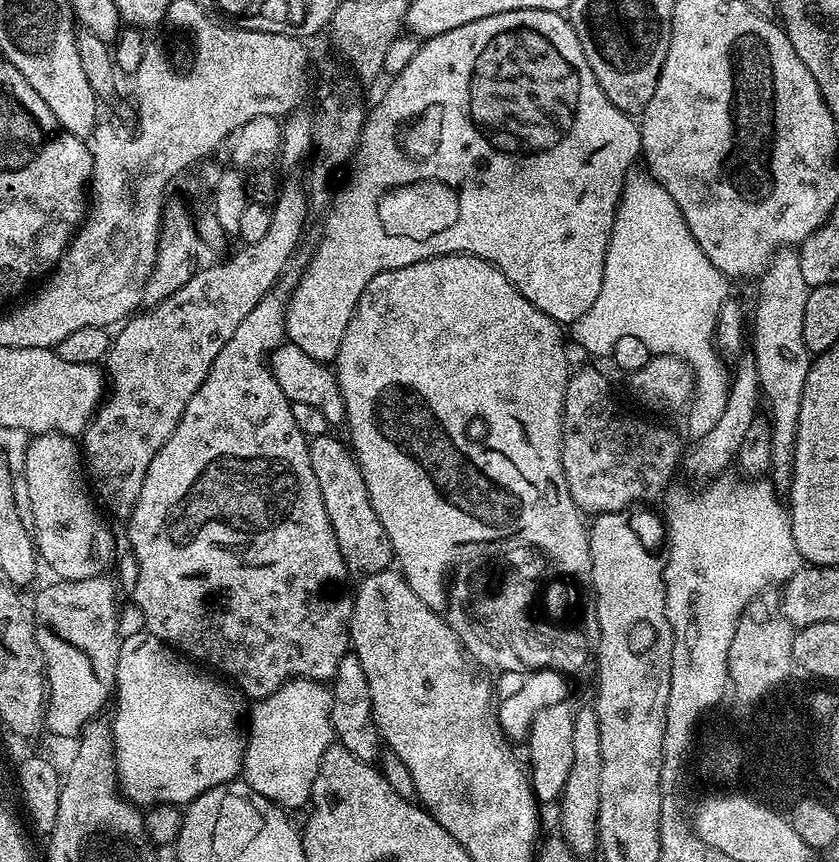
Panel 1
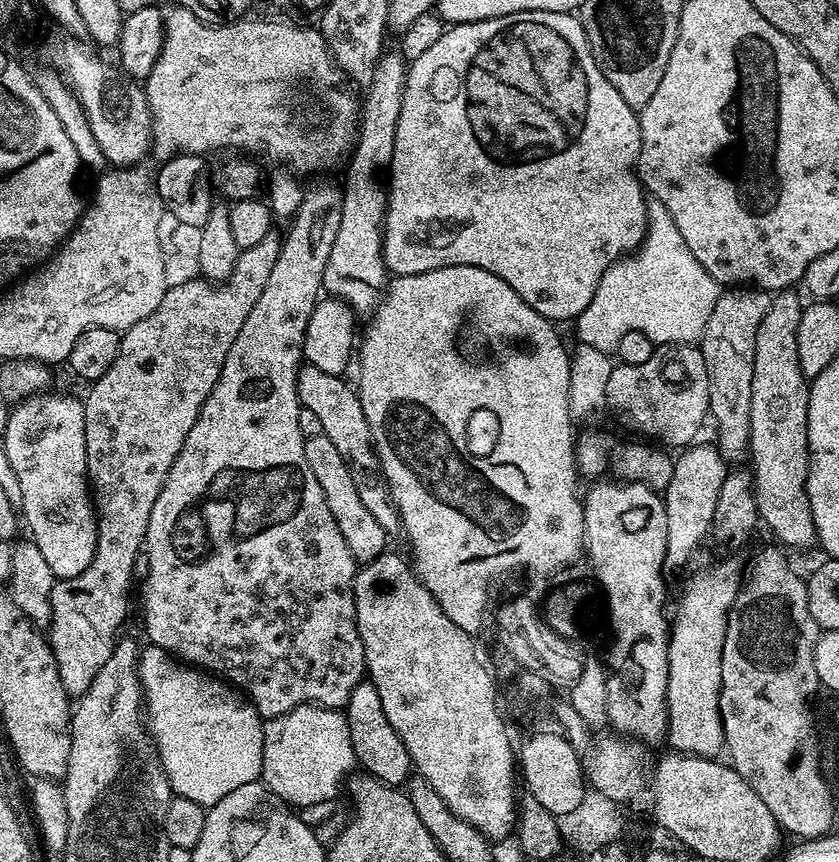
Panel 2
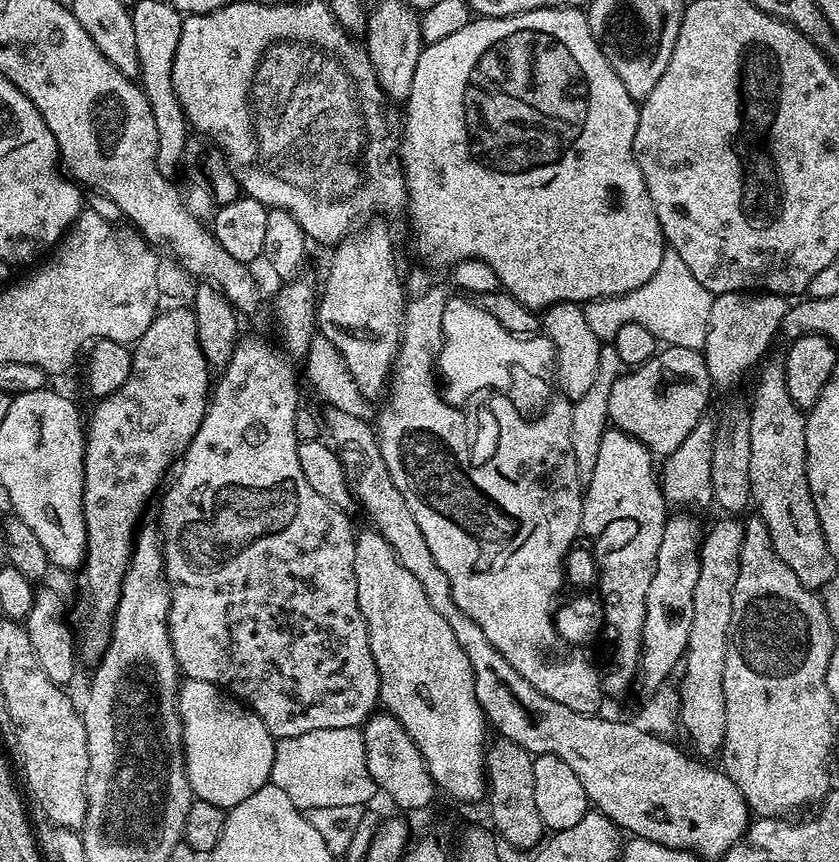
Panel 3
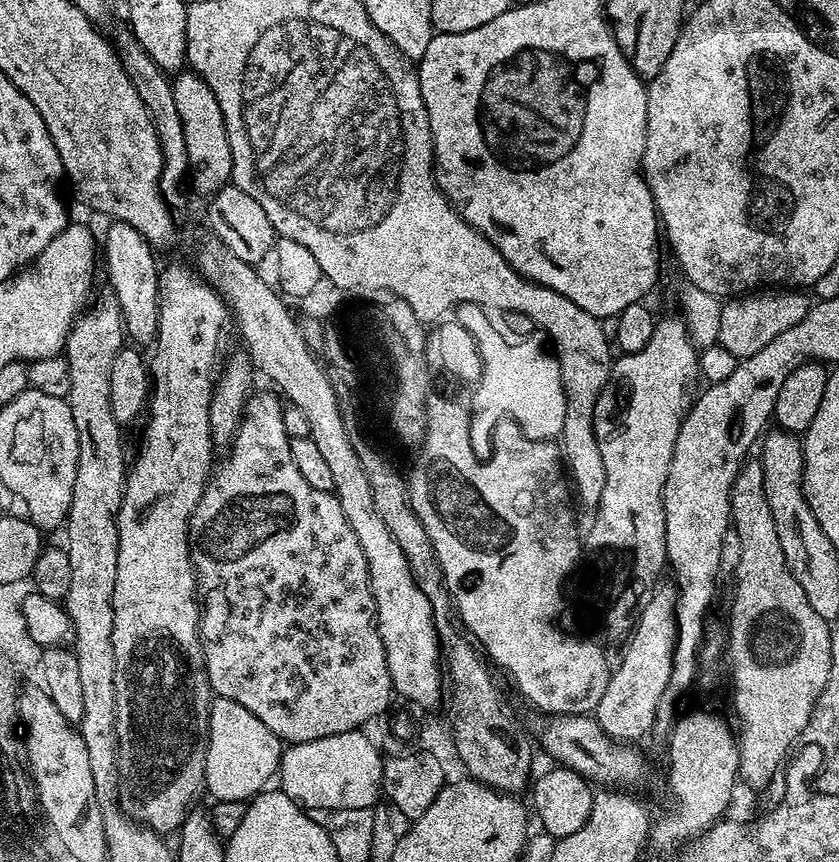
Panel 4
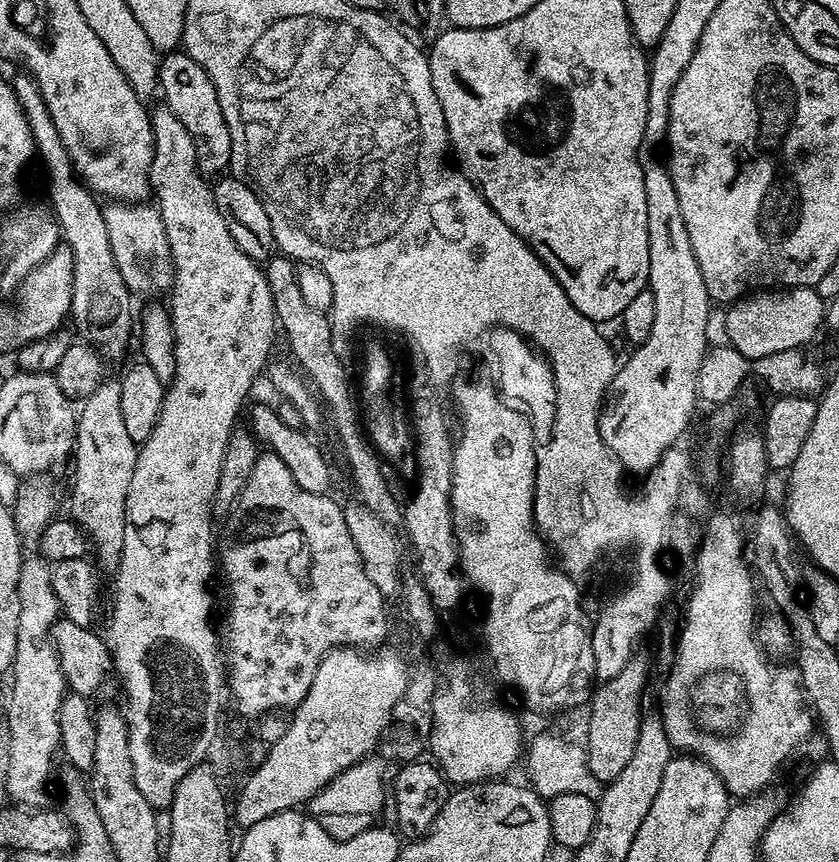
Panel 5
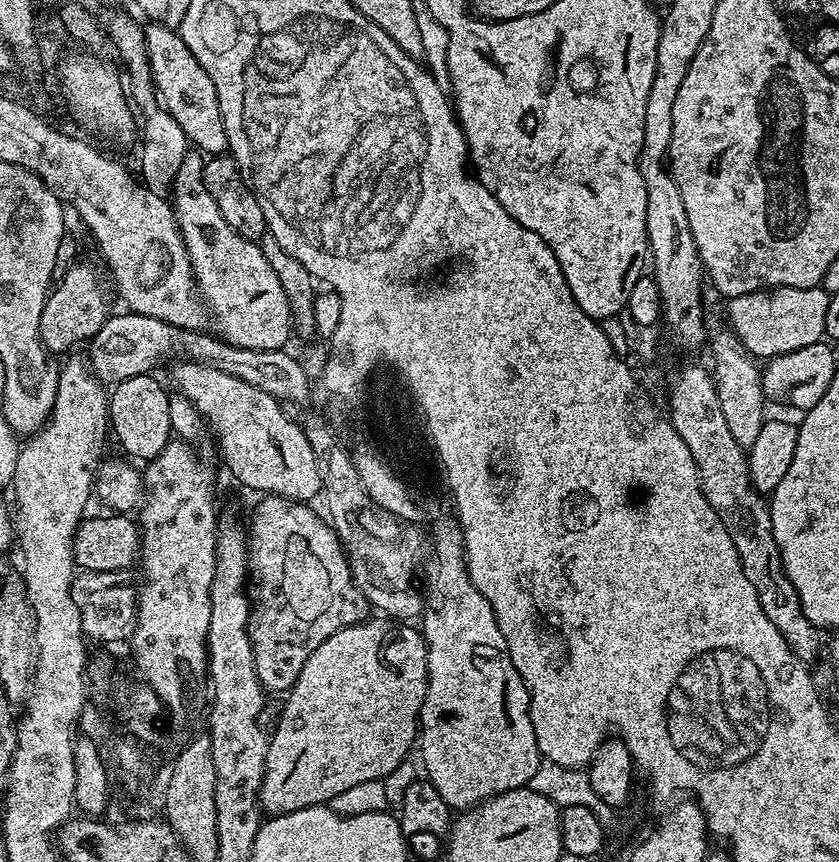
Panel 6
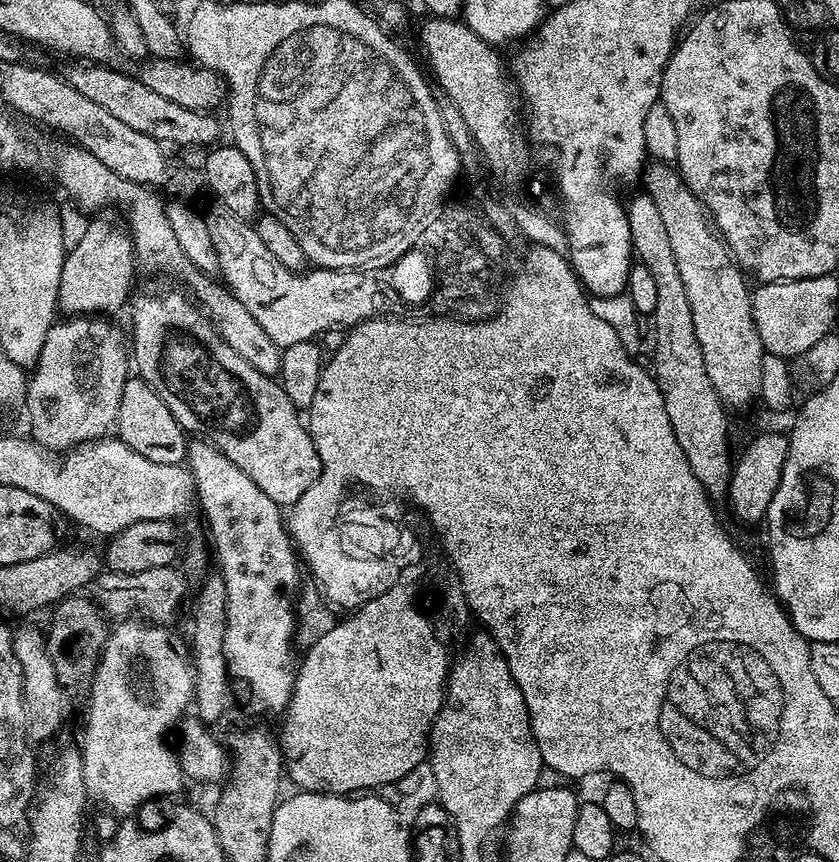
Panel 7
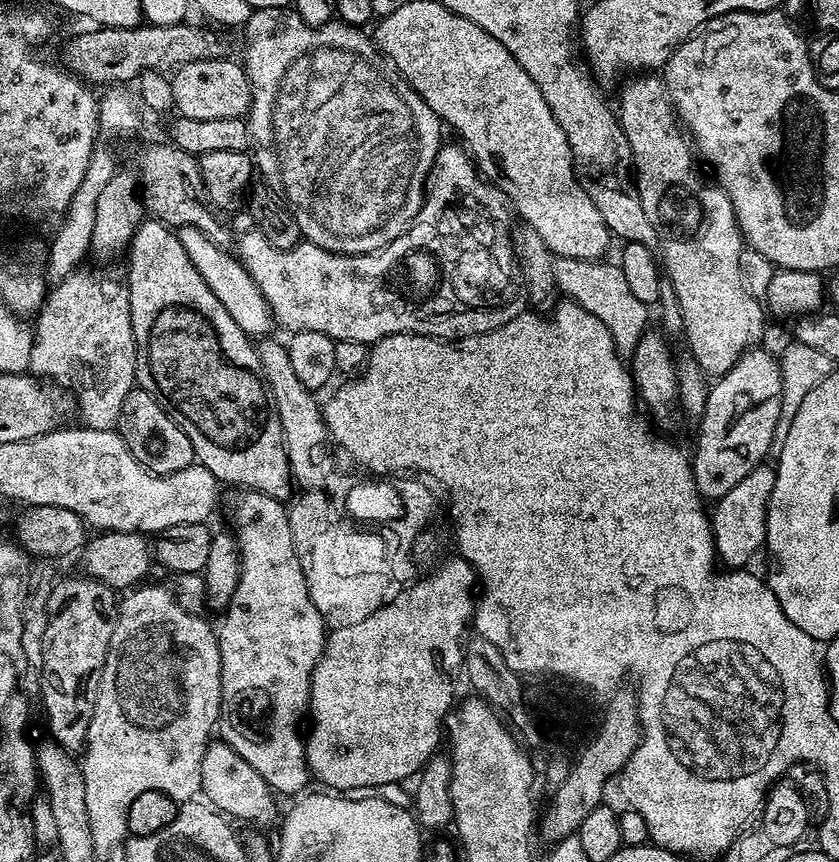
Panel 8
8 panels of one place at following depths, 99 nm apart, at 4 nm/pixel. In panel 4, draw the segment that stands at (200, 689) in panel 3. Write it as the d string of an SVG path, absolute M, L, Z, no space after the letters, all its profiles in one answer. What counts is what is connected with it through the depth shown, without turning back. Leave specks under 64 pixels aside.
M216 696L208 712L208 753L204 763L203 787L213 801L248 802L273 783L280 770L282 741L275 736L246 706Z

